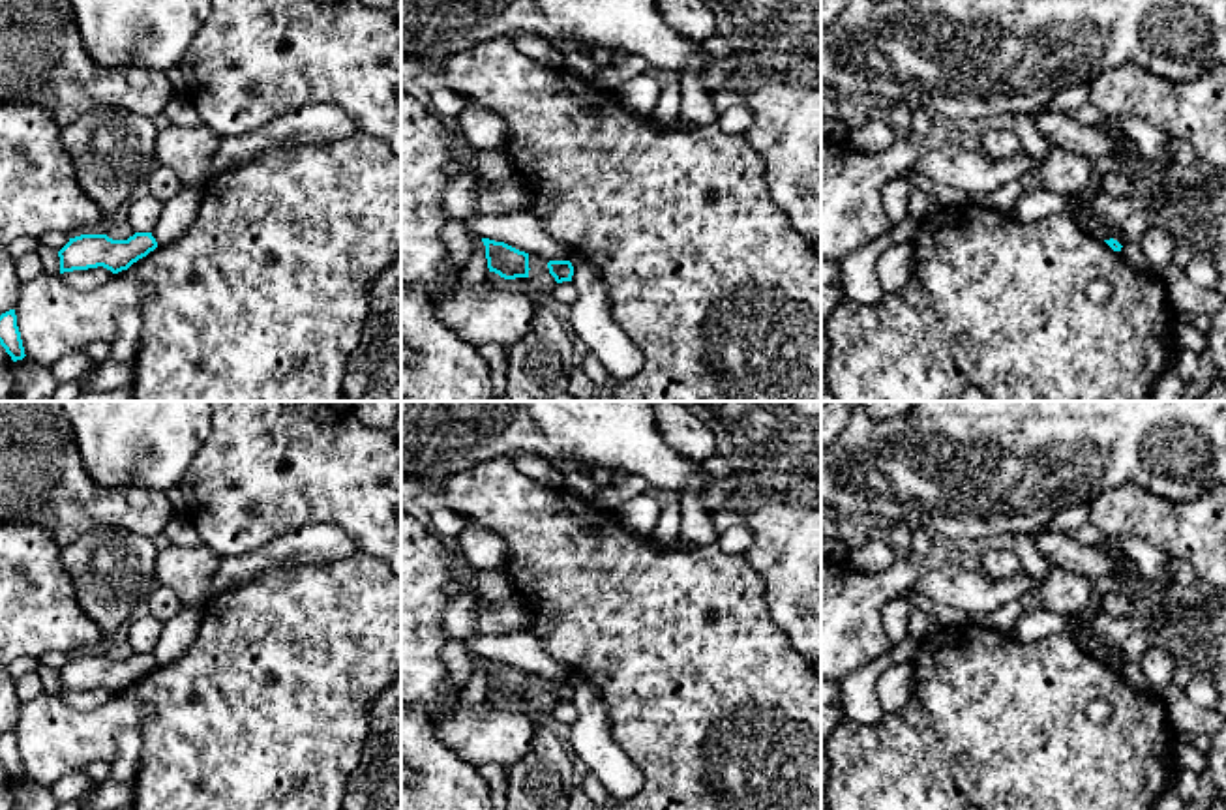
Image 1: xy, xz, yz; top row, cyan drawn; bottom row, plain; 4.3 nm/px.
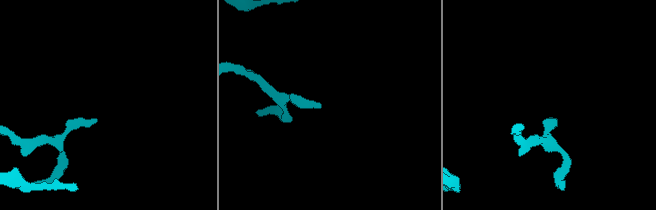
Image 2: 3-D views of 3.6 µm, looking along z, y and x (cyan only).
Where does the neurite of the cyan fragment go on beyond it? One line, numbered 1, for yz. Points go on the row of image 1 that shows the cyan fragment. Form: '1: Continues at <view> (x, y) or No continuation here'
1: No continuation here

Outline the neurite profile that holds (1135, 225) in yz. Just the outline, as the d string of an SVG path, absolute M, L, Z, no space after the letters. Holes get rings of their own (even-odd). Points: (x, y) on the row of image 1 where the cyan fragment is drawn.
M1134 210L1123 223L1125 244L1119 253L1130 268L1140 272L1155 272L1140 248L1140 240L1145 229L1147 229L1145 214L1142 210Z

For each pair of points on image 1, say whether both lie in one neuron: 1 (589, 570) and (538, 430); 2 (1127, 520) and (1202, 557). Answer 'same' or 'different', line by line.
1: different
2: same

